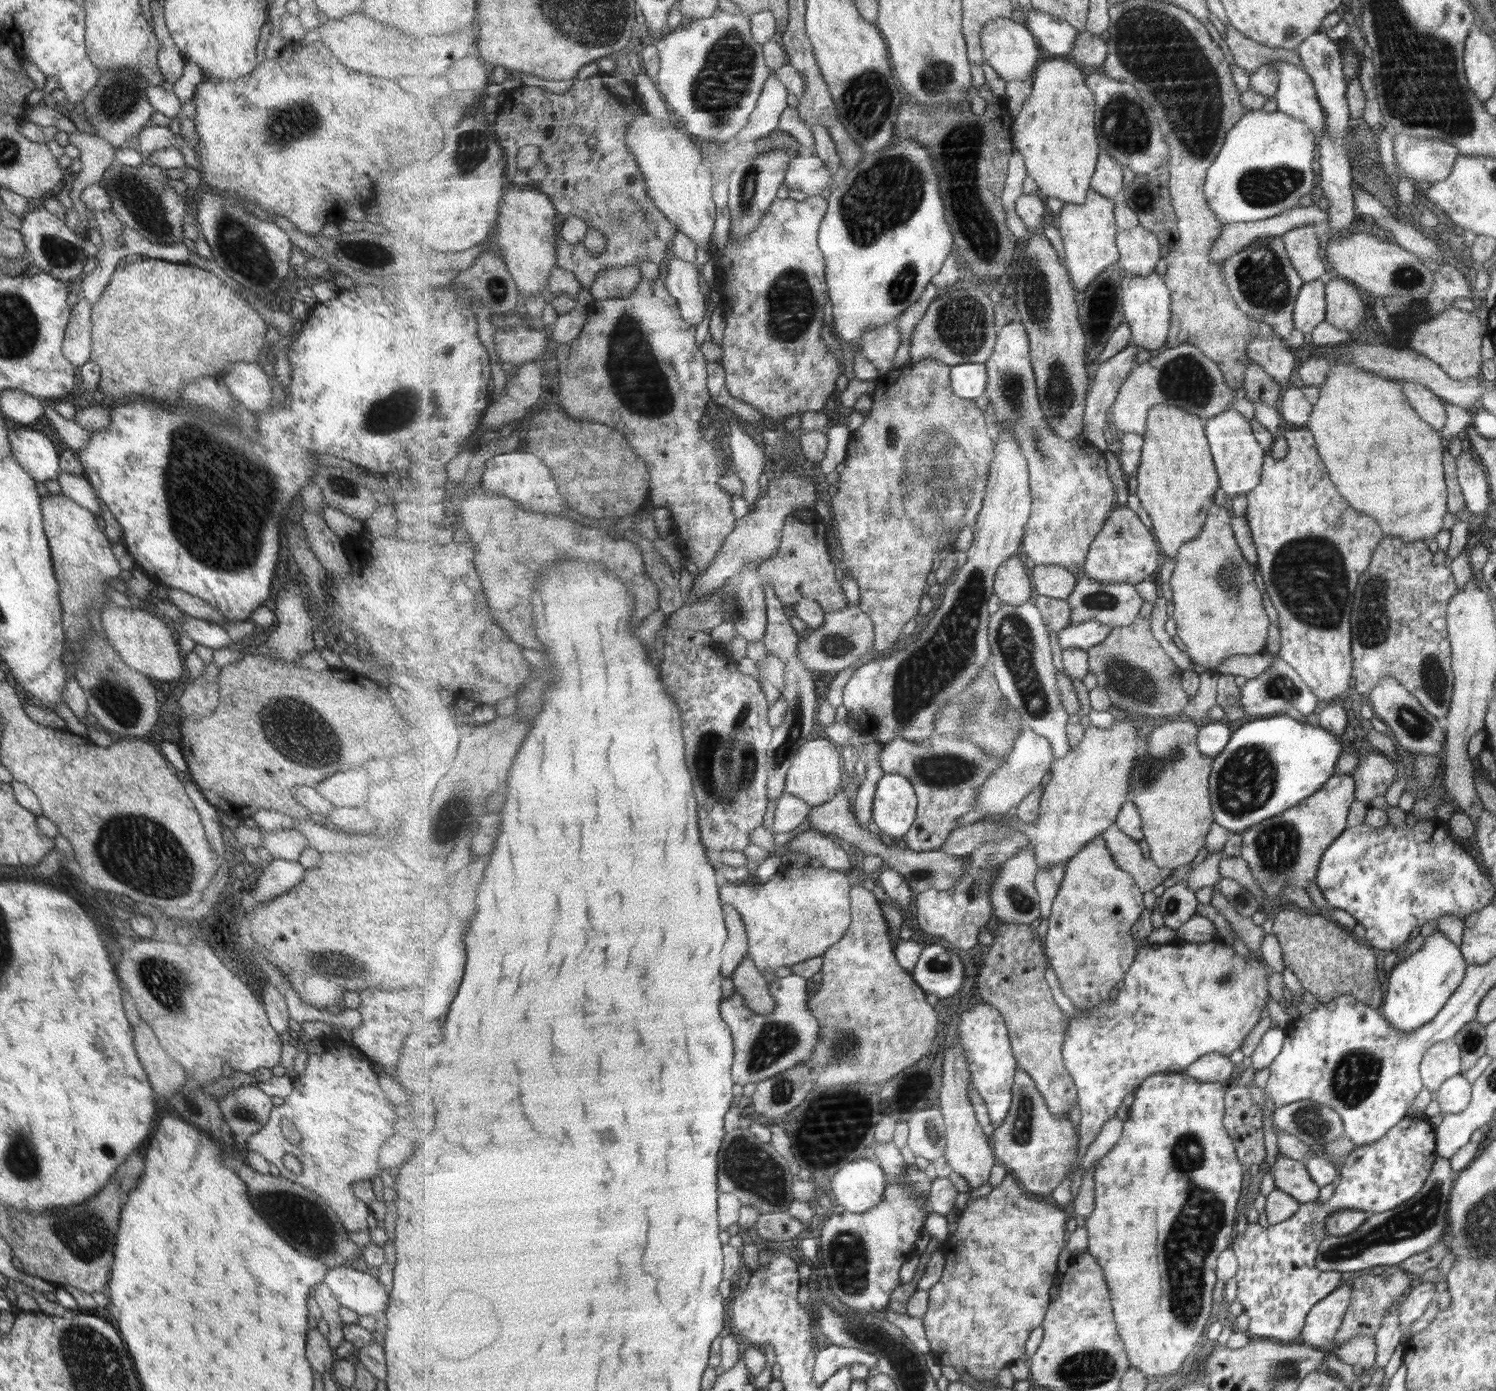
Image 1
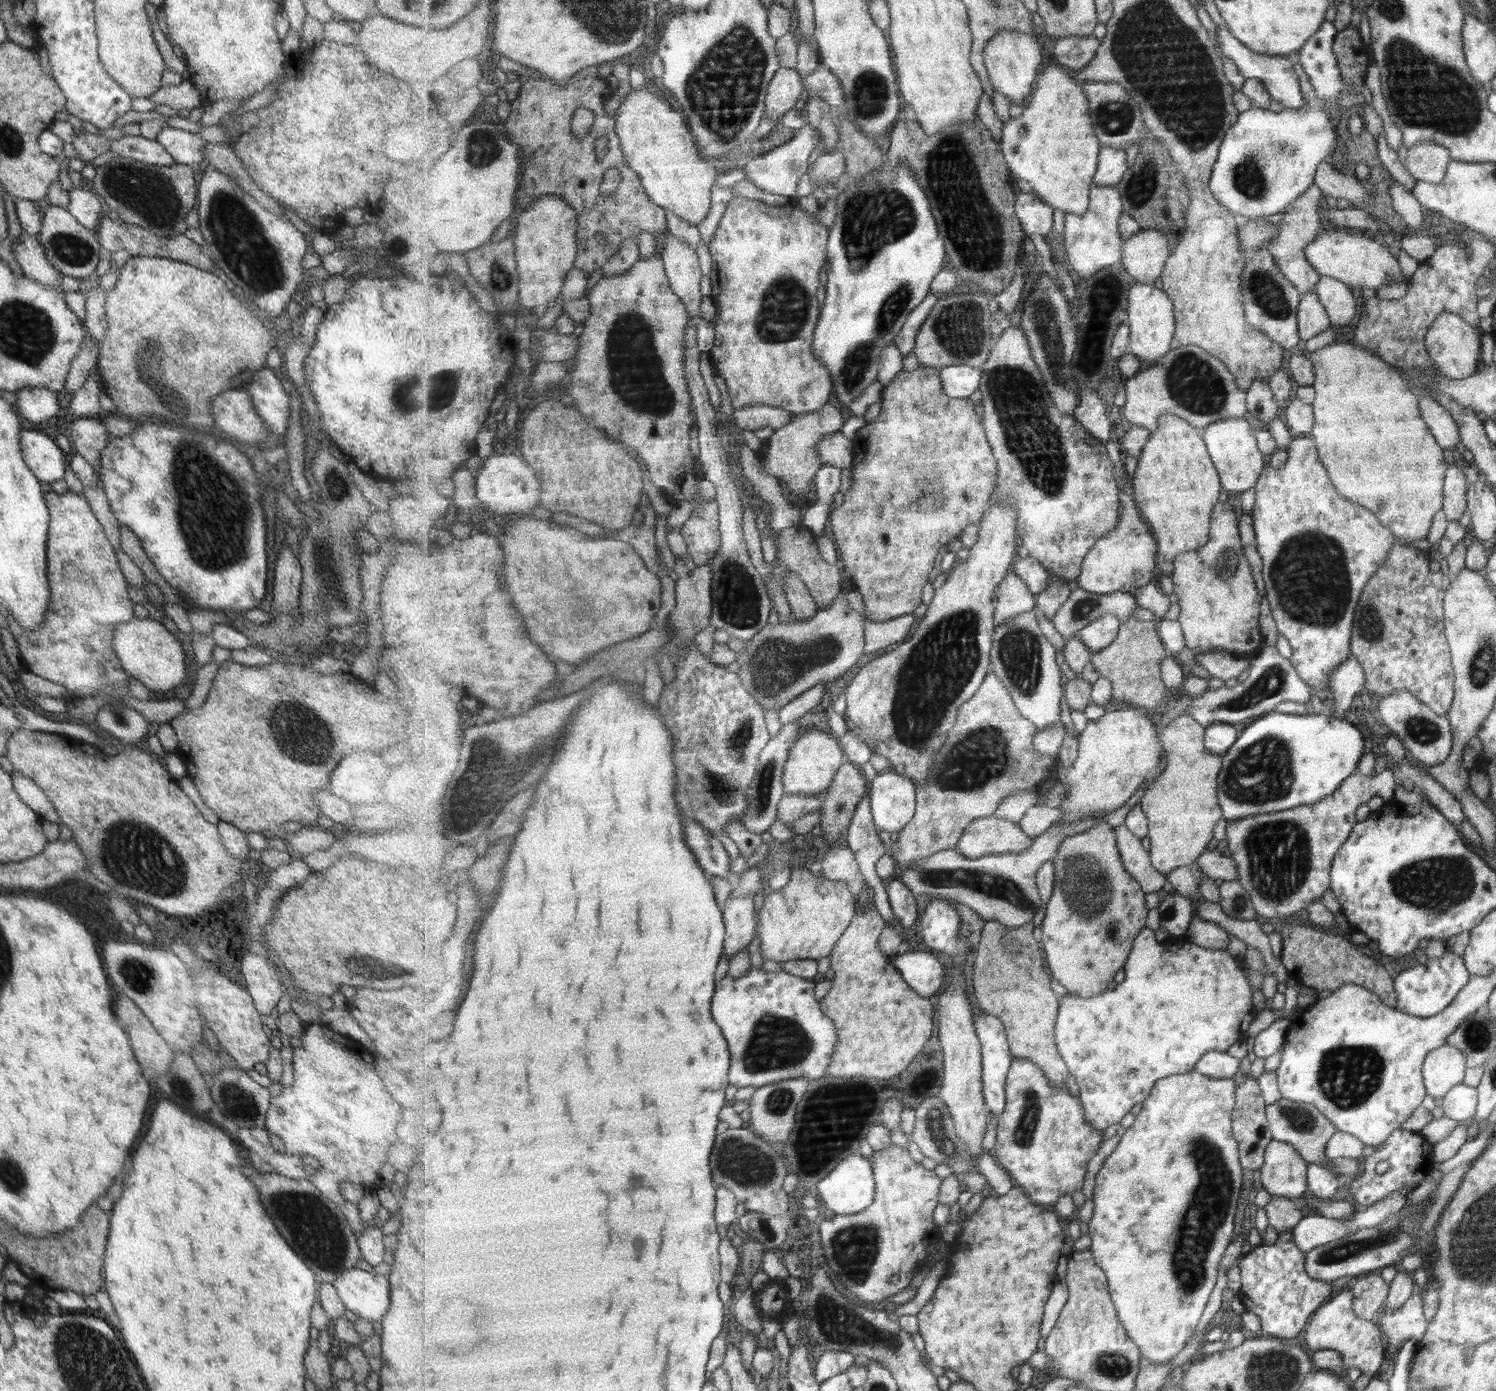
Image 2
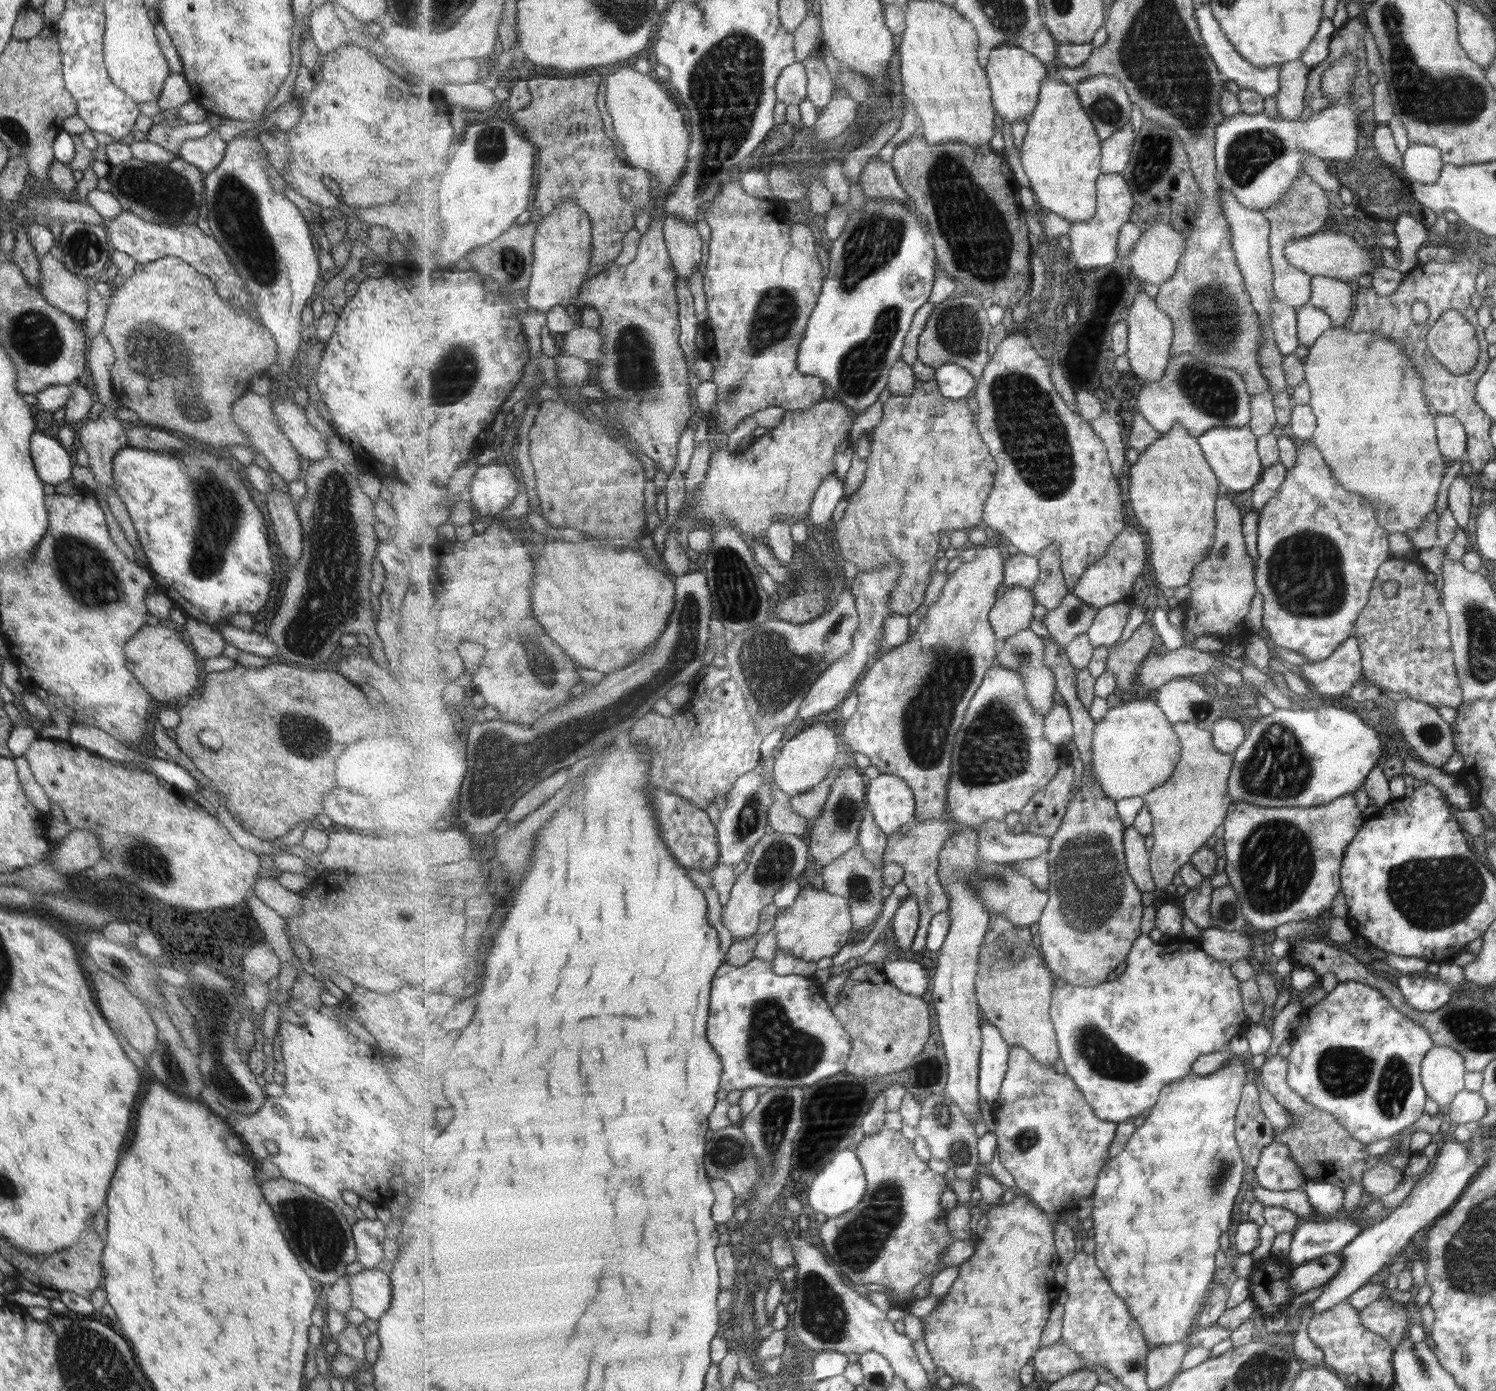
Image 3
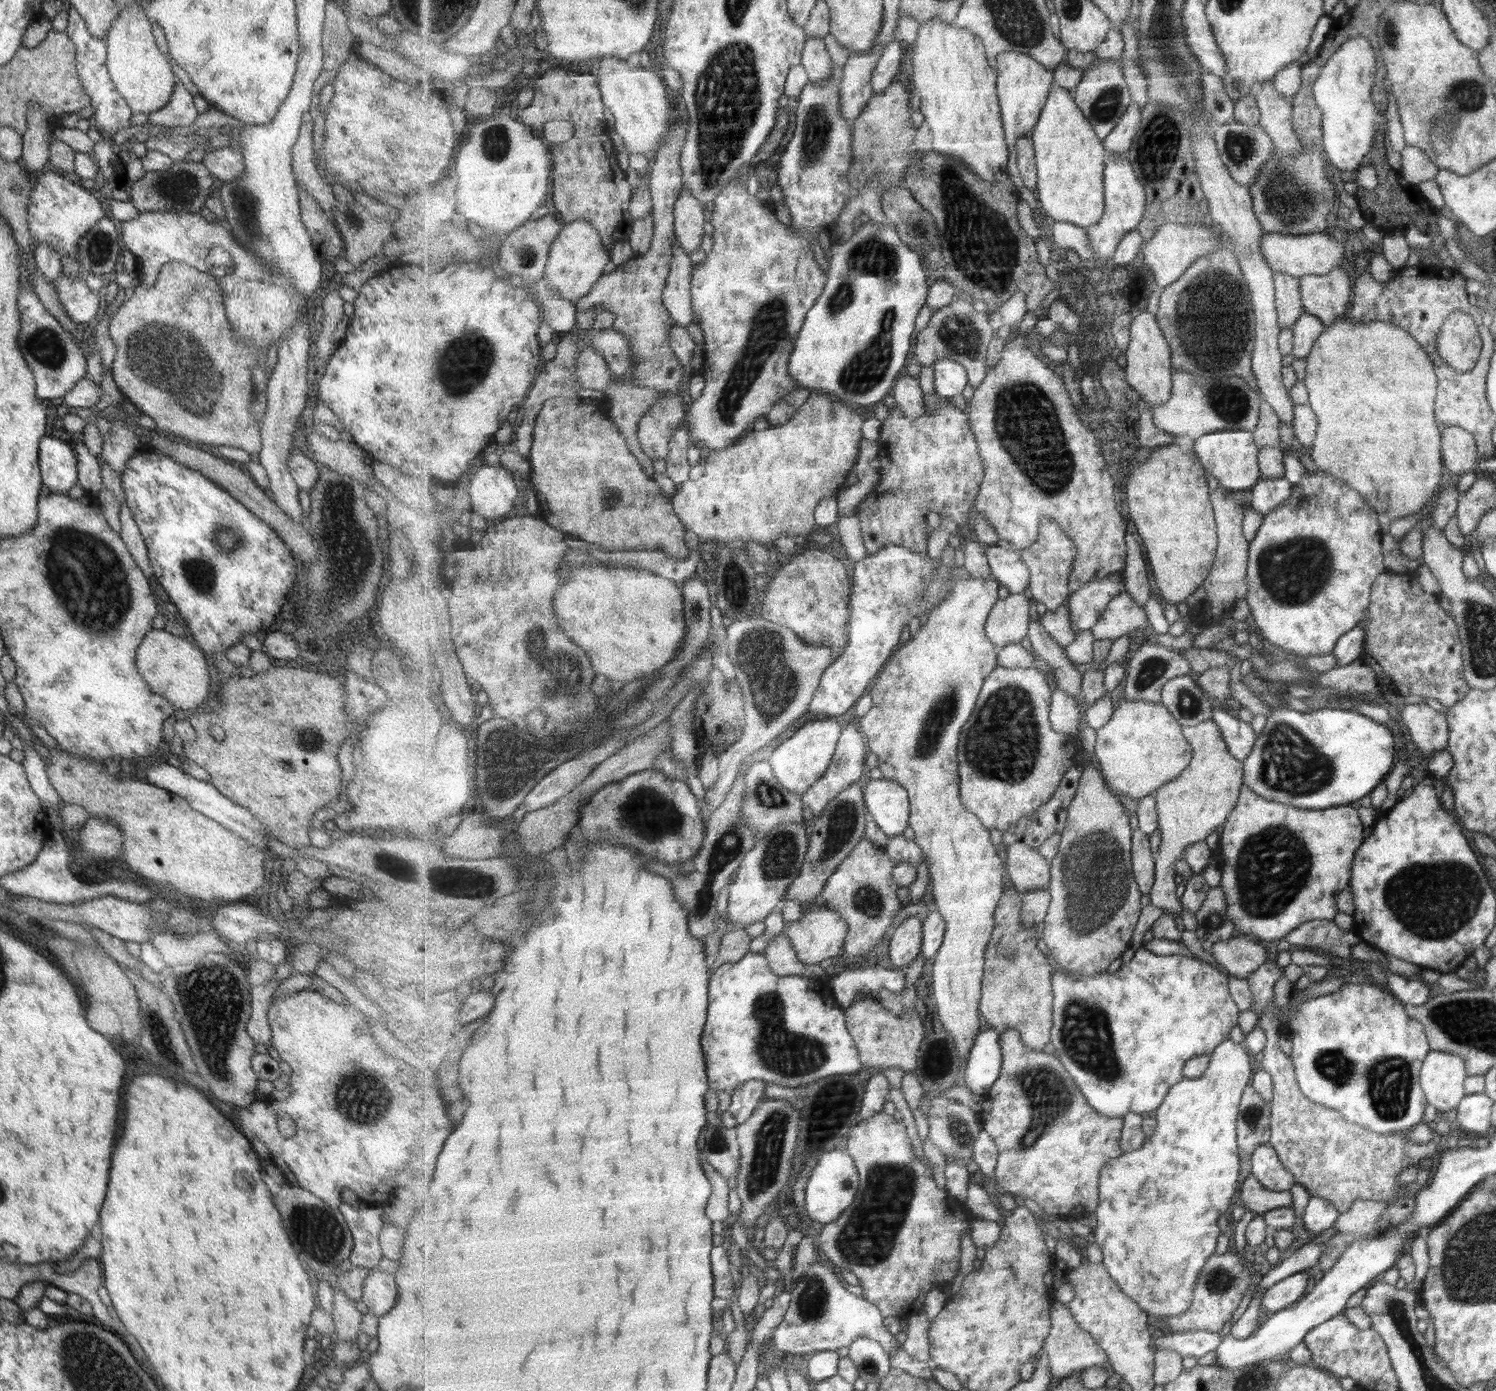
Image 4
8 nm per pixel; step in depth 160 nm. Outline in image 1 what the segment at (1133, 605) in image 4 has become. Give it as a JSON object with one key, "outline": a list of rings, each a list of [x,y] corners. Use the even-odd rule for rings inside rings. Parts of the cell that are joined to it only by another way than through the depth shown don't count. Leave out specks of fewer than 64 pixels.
{"outline":[[[1087,620],[1057,632],[1057,638],[1062,650],[1075,647],[1088,651],[1107,640],[1112,630],[1111,626],[1099,620]]]}

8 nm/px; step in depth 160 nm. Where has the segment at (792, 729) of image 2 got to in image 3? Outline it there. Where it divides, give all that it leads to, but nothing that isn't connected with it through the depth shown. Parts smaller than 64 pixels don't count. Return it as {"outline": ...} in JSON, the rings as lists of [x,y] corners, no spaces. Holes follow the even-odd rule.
{"outline":[[[775,756],[767,758],[761,764],[755,770],[739,777],[733,790],[726,796],[726,809],[720,811],[720,819],[716,826],[719,847],[722,850],[720,865],[736,866],[739,862],[745,862],[747,853],[751,853],[758,842],[766,836],[765,828],[770,826],[768,810],[774,803],[774,788],[778,787],[774,780]]]}

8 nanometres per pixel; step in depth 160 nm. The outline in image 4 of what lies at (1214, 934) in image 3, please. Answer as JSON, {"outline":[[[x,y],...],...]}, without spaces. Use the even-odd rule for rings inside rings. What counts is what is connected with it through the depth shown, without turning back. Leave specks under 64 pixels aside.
{"outline":[[[1229,937],[1211,945],[1211,955],[1229,976],[1247,978],[1250,972],[1265,962],[1263,947],[1251,937]]]}

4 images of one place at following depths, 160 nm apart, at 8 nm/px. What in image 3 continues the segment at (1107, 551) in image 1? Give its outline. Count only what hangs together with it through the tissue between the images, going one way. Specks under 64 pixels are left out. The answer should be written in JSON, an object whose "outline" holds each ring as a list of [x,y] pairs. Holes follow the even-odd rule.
{"outline":[[[1103,412],[1100,417],[1088,422],[1106,443],[1115,473],[1115,480],[1119,482],[1118,476],[1123,472],[1125,464],[1128,463],[1127,457],[1125,457],[1127,449],[1125,450],[1125,442],[1123,442],[1123,436],[1121,436],[1121,425],[1117,424],[1113,414],[1107,414],[1107,412]],[[1127,524],[1112,542],[1110,552],[1087,569],[1073,592],[1082,598],[1083,602],[1099,609],[1118,602],[1130,601],[1133,585],[1145,572],[1148,548],[1149,540],[1143,530],[1136,524]]]}

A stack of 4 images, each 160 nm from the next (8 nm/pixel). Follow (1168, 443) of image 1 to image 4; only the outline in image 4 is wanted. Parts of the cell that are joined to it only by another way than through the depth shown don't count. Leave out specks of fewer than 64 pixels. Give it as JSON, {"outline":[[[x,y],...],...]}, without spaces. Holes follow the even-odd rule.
{"outline":[[[1169,444],[1151,450],[1146,461],[1129,471],[1126,482],[1128,510],[1146,546],[1147,561],[1152,567],[1156,585],[1166,602],[1177,605],[1184,603],[1210,576],[1213,556],[1217,553],[1217,524],[1213,524],[1211,490],[1205,472],[1208,471],[1194,447],[1183,451],[1177,444]]]}

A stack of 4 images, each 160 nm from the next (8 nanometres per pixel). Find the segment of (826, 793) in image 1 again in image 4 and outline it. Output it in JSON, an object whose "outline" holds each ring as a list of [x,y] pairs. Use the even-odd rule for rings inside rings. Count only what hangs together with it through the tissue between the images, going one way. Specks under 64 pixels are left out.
{"outline":[[[821,717],[797,724],[792,735],[788,735],[769,760],[778,781],[791,792],[805,794],[811,786],[823,778],[829,768],[836,753],[837,742],[840,741],[839,736],[841,736],[841,726],[839,719],[836,718]]]}

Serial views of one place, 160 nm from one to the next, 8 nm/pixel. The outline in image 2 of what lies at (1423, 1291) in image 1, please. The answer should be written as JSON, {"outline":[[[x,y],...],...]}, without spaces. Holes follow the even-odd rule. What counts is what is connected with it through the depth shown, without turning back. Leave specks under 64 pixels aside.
{"outline":[[[1416,1289],[1411,1297],[1401,1304],[1399,1310],[1385,1309],[1383,1316],[1379,1316],[1377,1325],[1387,1338],[1385,1361],[1395,1359],[1398,1348],[1405,1343],[1405,1340],[1421,1341],[1428,1324],[1423,1317],[1422,1298],[1423,1291]]]}

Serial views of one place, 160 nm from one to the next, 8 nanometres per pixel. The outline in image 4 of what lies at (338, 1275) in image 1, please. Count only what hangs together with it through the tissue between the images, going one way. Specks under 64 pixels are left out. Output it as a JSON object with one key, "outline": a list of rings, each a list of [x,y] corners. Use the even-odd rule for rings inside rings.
{"outline":[[[389,1266],[373,1270],[364,1279],[360,1291],[360,1301],[365,1303],[369,1314],[379,1318],[393,1308],[398,1297],[398,1286]]]}

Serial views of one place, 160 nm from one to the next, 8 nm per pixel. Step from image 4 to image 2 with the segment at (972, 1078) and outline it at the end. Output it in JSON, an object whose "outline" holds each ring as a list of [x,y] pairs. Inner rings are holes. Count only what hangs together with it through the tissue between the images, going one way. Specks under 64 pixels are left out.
{"outline":[[[983,1011],[974,1021],[982,1042],[984,1095],[987,1107],[996,1117],[1006,1109],[1006,1082],[1014,1054],[1003,1021]]]}

